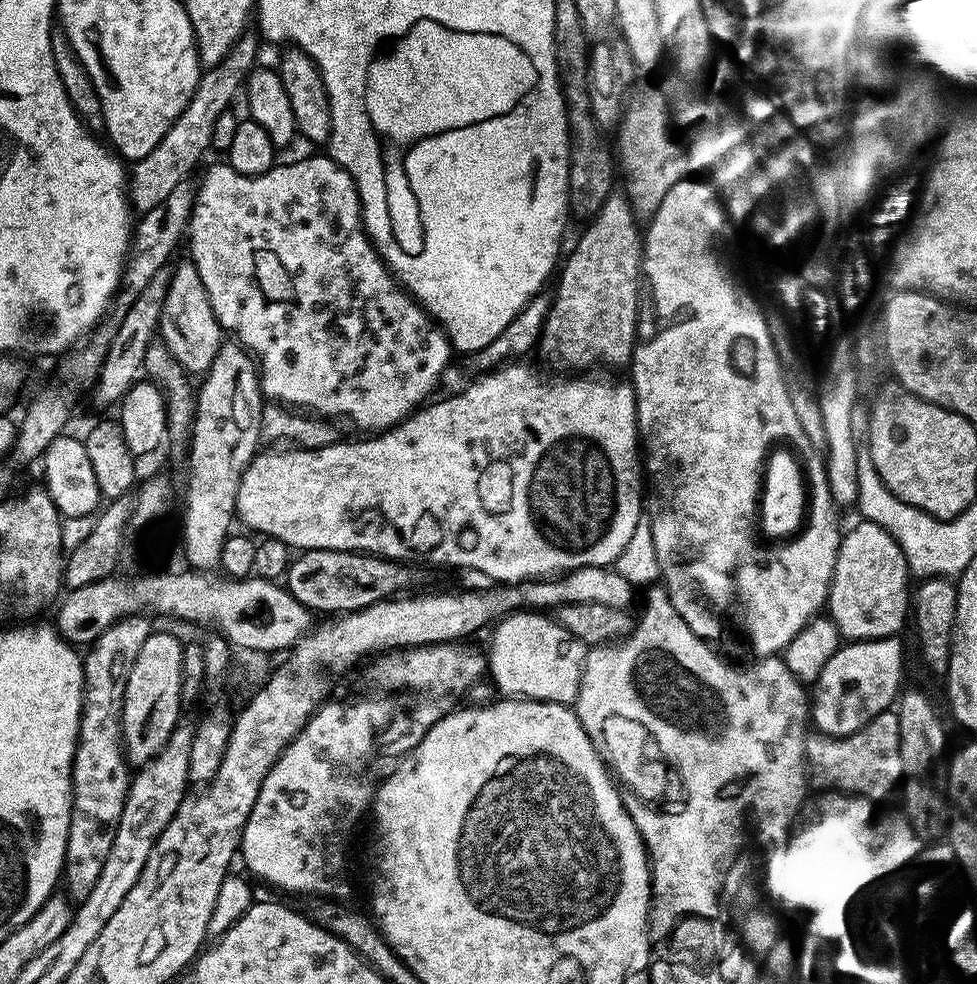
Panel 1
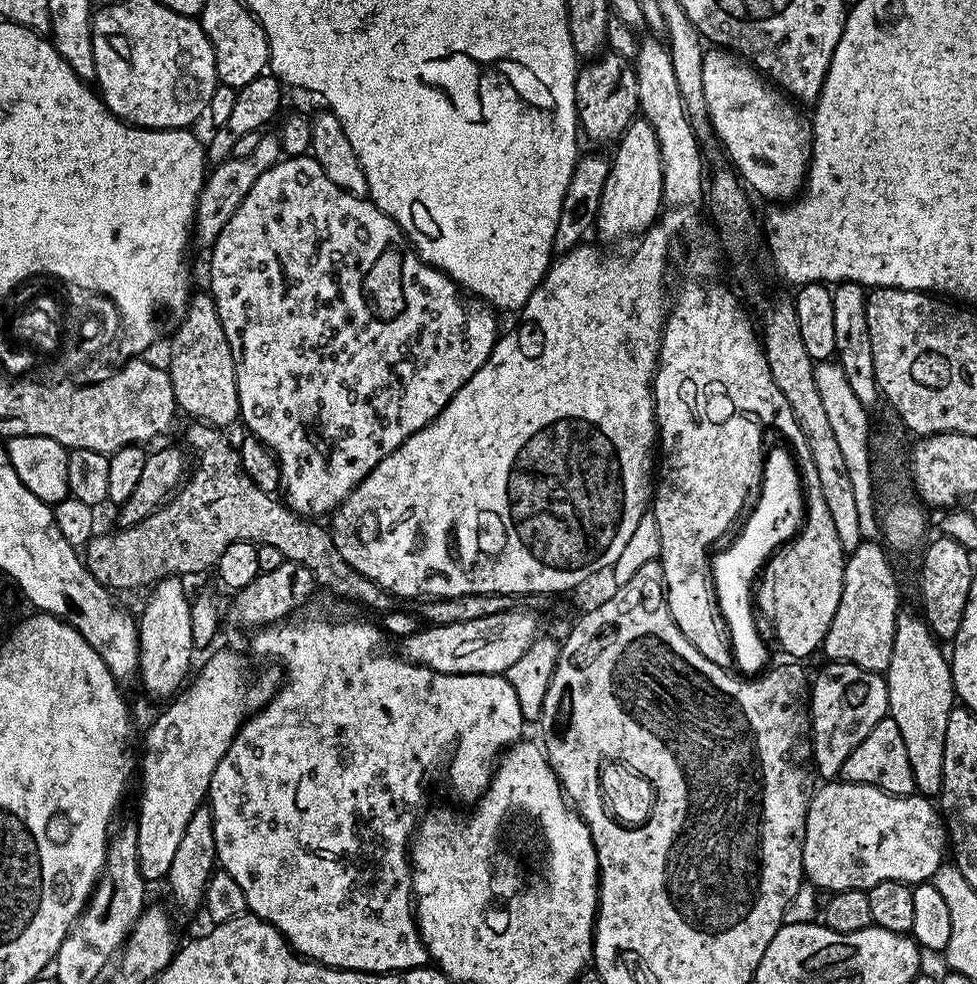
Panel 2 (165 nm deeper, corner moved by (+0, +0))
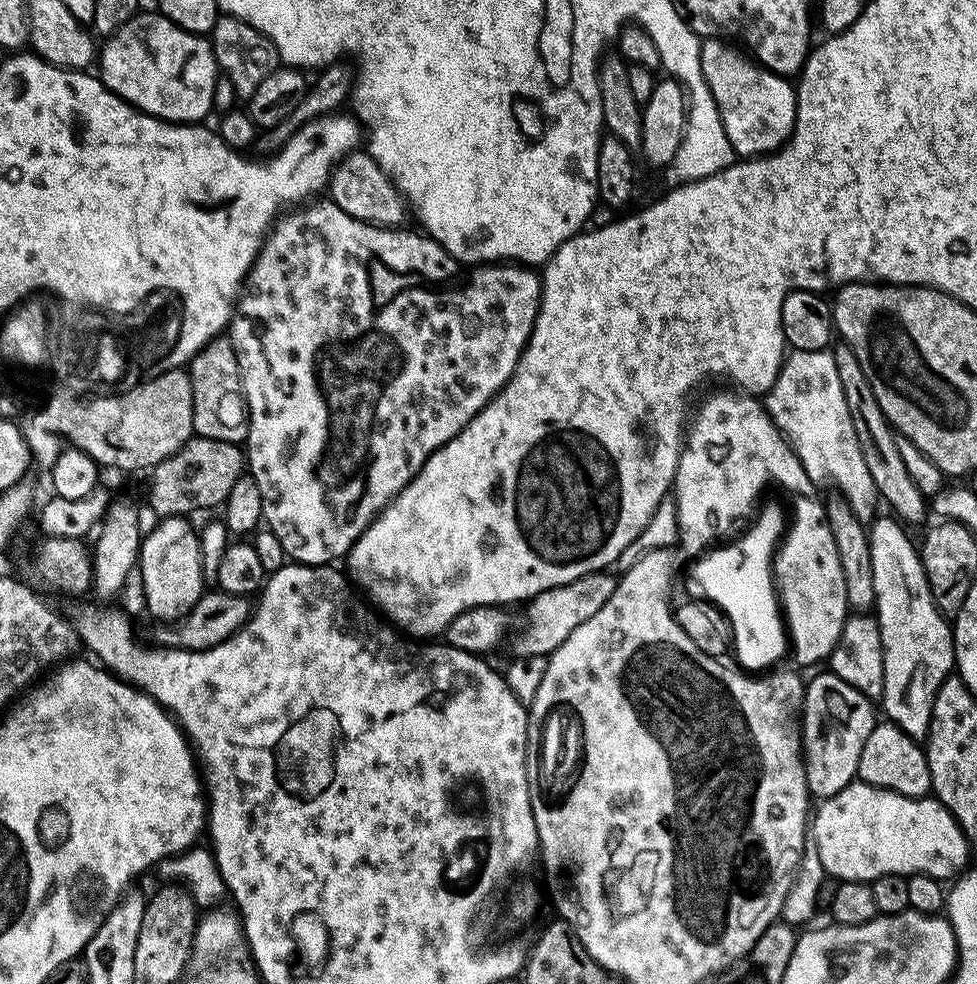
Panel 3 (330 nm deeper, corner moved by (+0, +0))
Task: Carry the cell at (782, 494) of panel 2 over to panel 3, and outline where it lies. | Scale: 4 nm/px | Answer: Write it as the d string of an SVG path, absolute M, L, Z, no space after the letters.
M770 504L759 509L760 514L756 522L747 530L746 534L722 548L711 549L703 555L694 568L694 578L703 594L718 604L726 614L734 636L736 656L745 671L762 670L772 665L788 646L786 630L779 607L778 594L775 590L773 562L774 555L786 530L786 514L776 504Z

